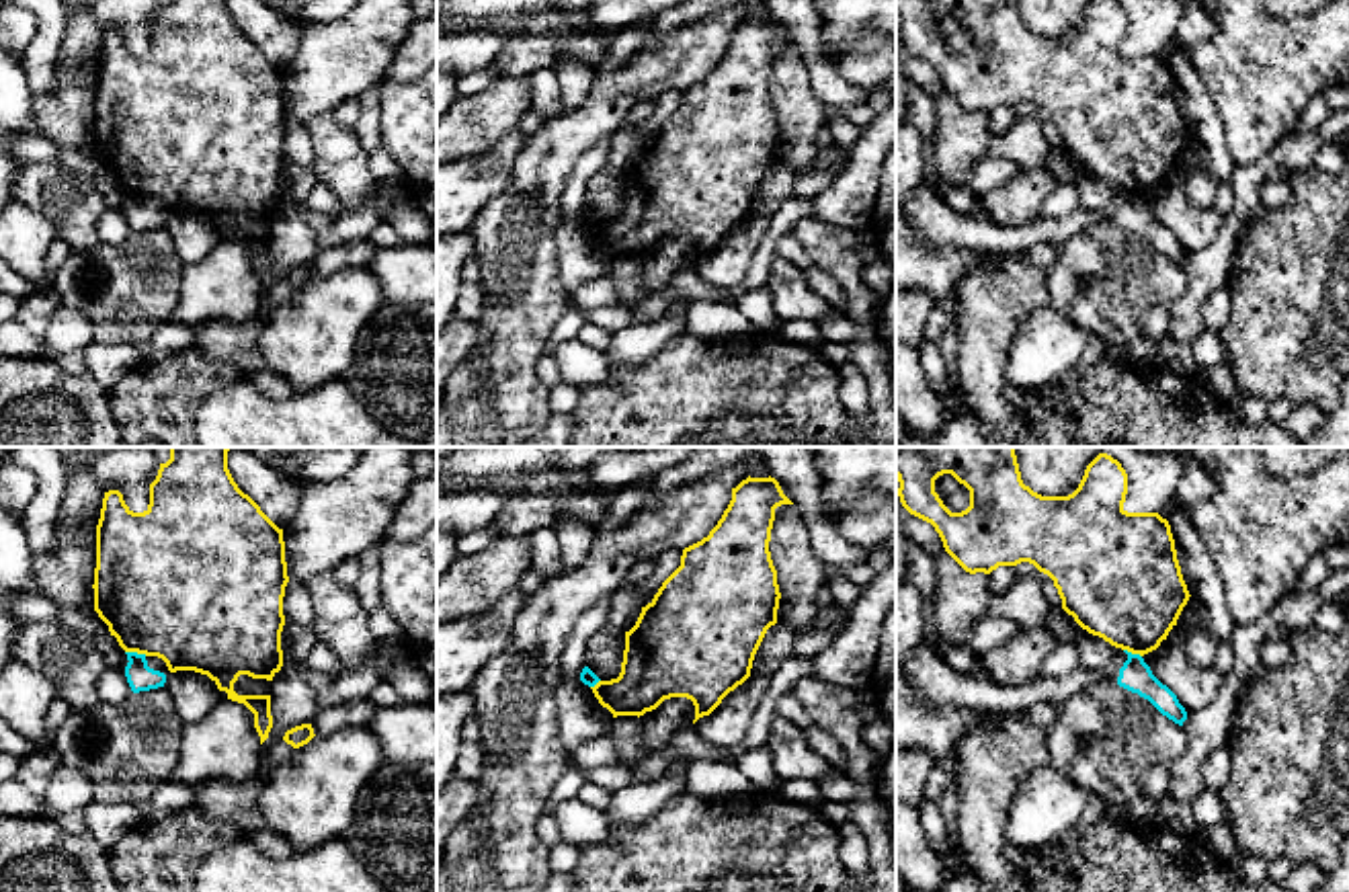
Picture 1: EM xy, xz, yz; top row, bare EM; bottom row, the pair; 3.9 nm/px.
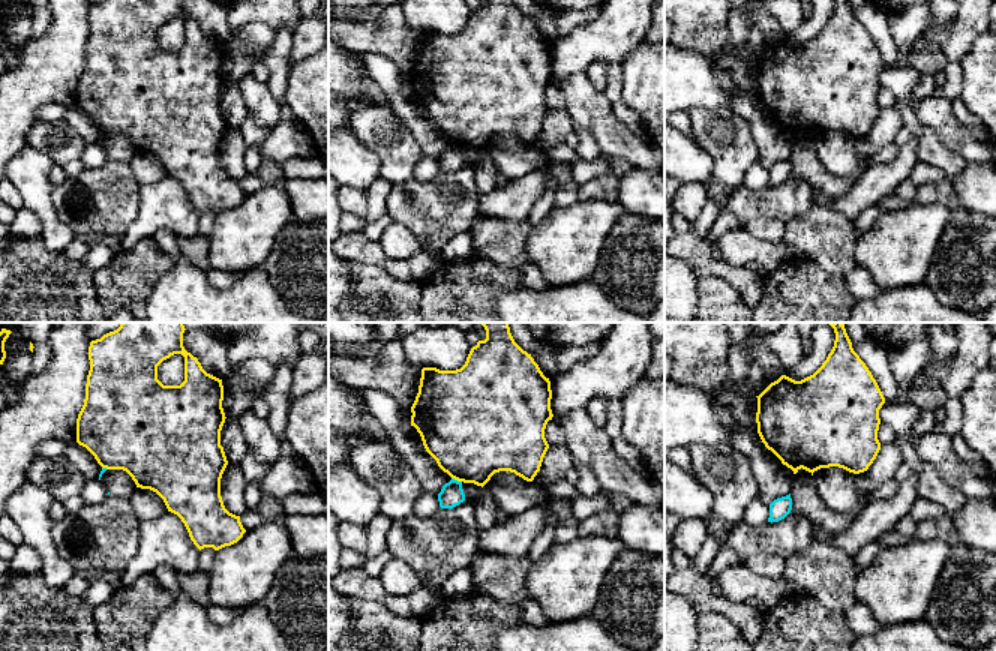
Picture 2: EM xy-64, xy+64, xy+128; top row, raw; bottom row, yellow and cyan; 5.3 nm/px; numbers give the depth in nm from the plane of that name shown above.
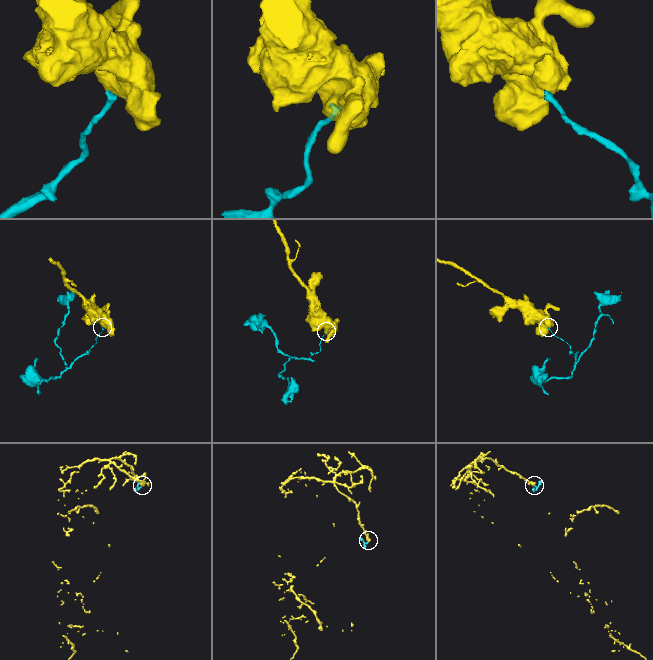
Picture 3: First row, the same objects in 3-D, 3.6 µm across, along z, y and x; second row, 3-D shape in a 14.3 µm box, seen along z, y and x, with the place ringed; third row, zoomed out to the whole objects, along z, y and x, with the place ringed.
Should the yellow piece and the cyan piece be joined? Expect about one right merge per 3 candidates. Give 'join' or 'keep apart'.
keep apart

